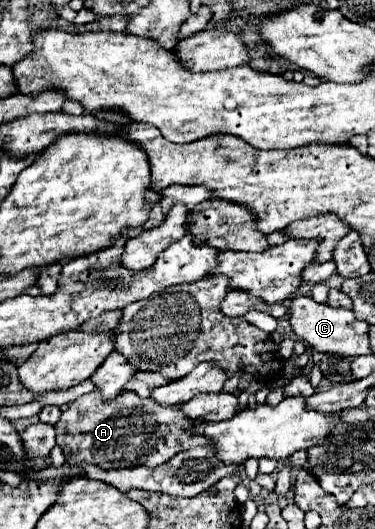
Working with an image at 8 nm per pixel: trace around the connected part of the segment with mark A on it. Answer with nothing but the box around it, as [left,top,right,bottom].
[56,392,212,470]

